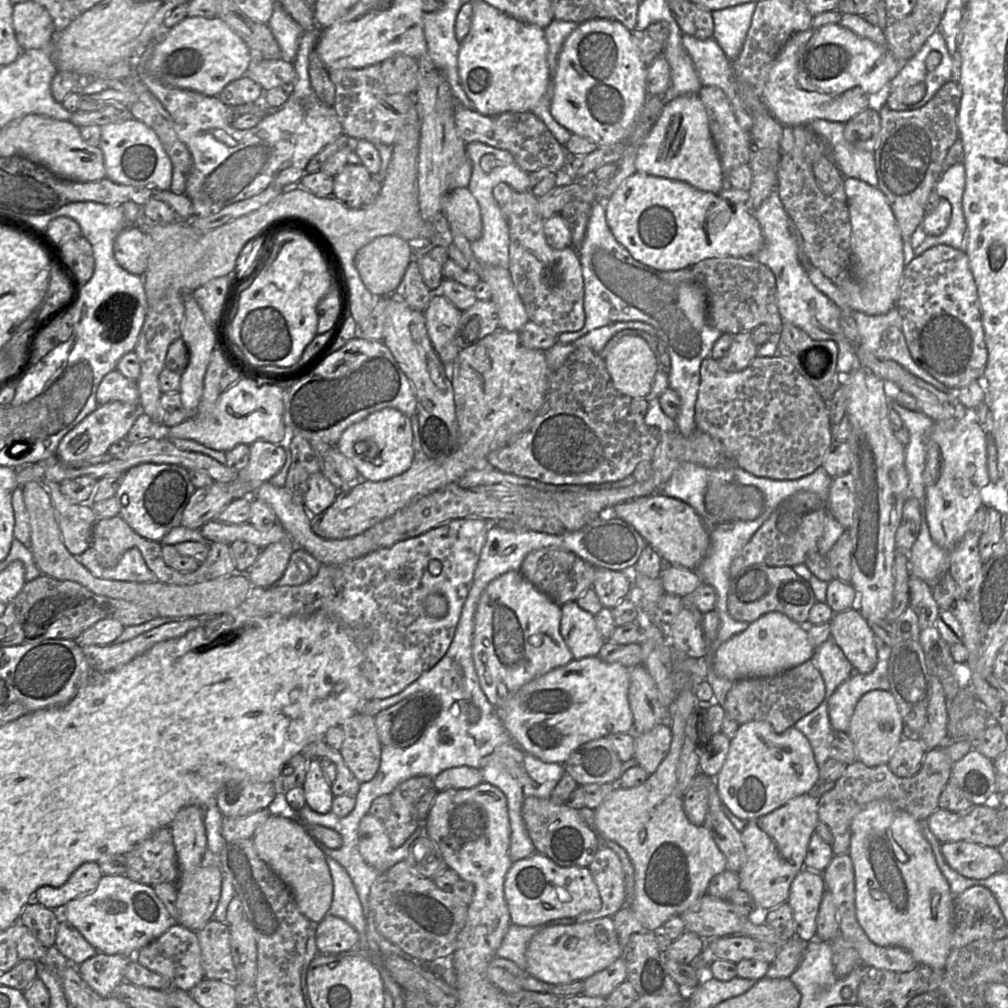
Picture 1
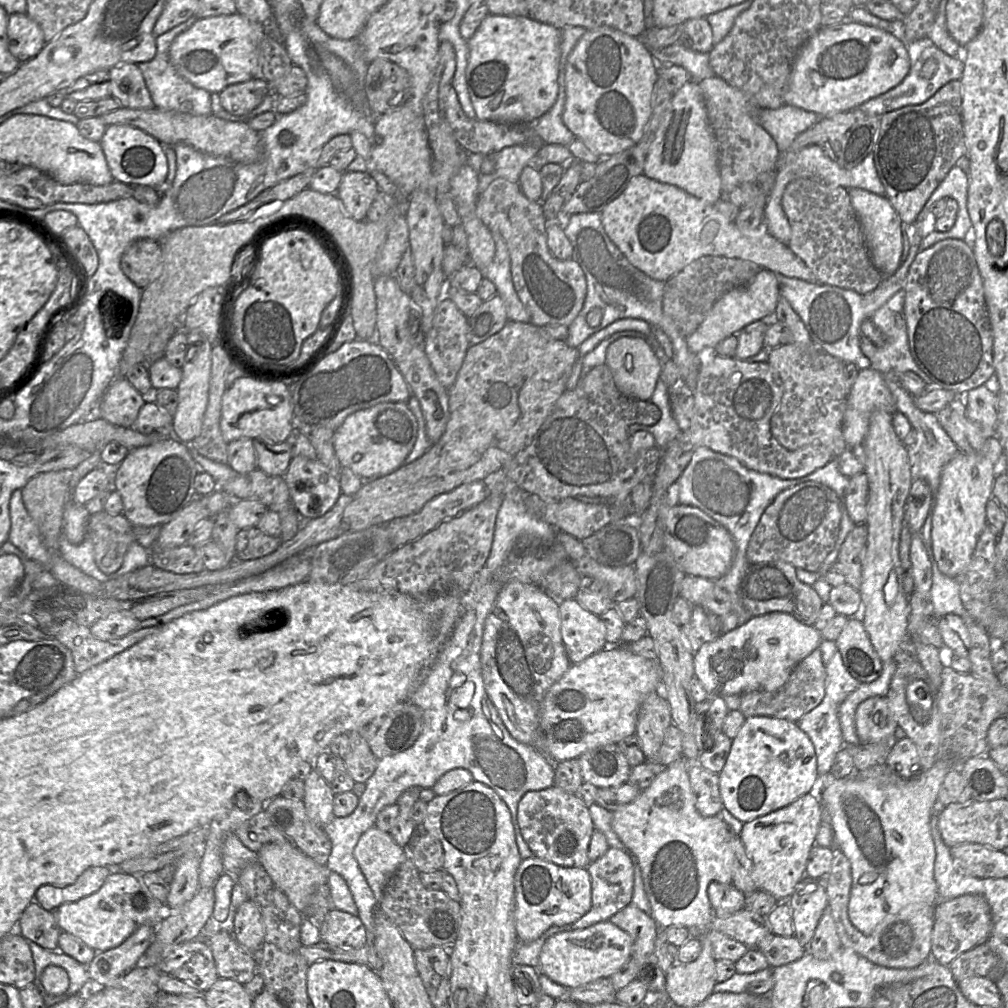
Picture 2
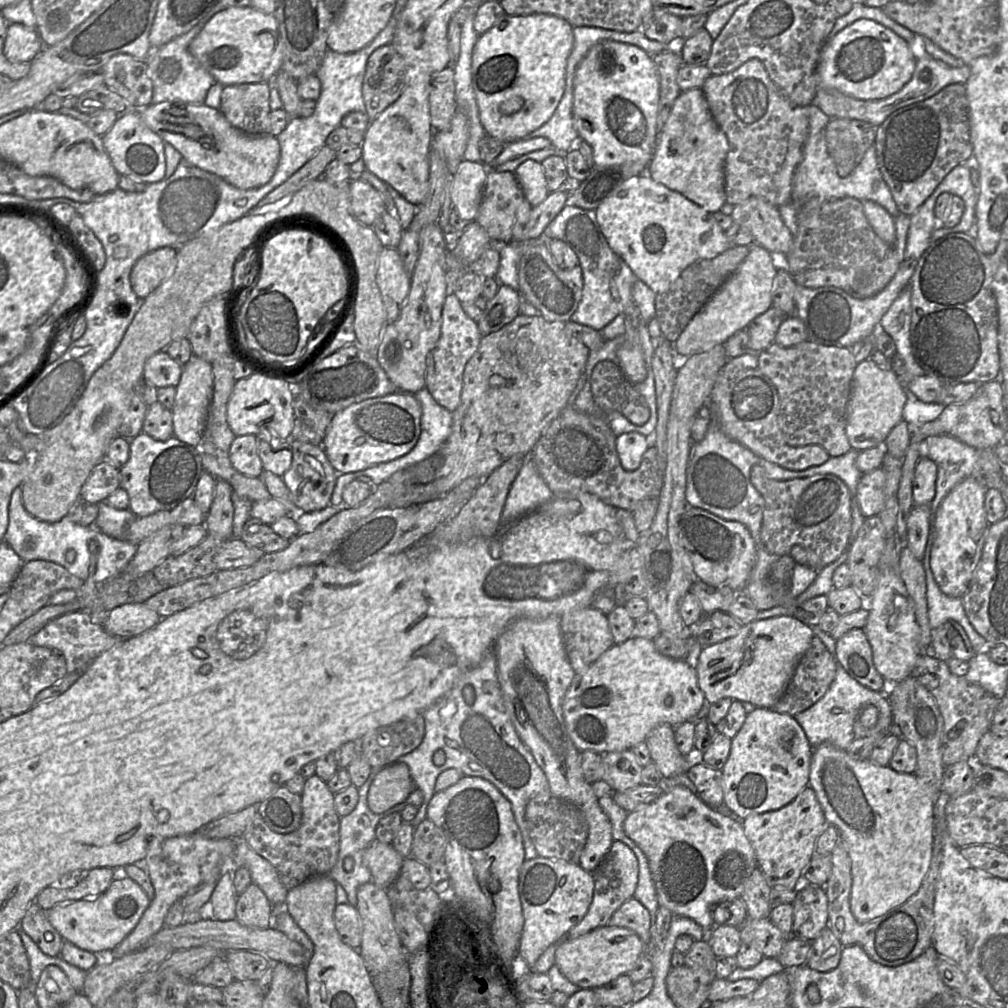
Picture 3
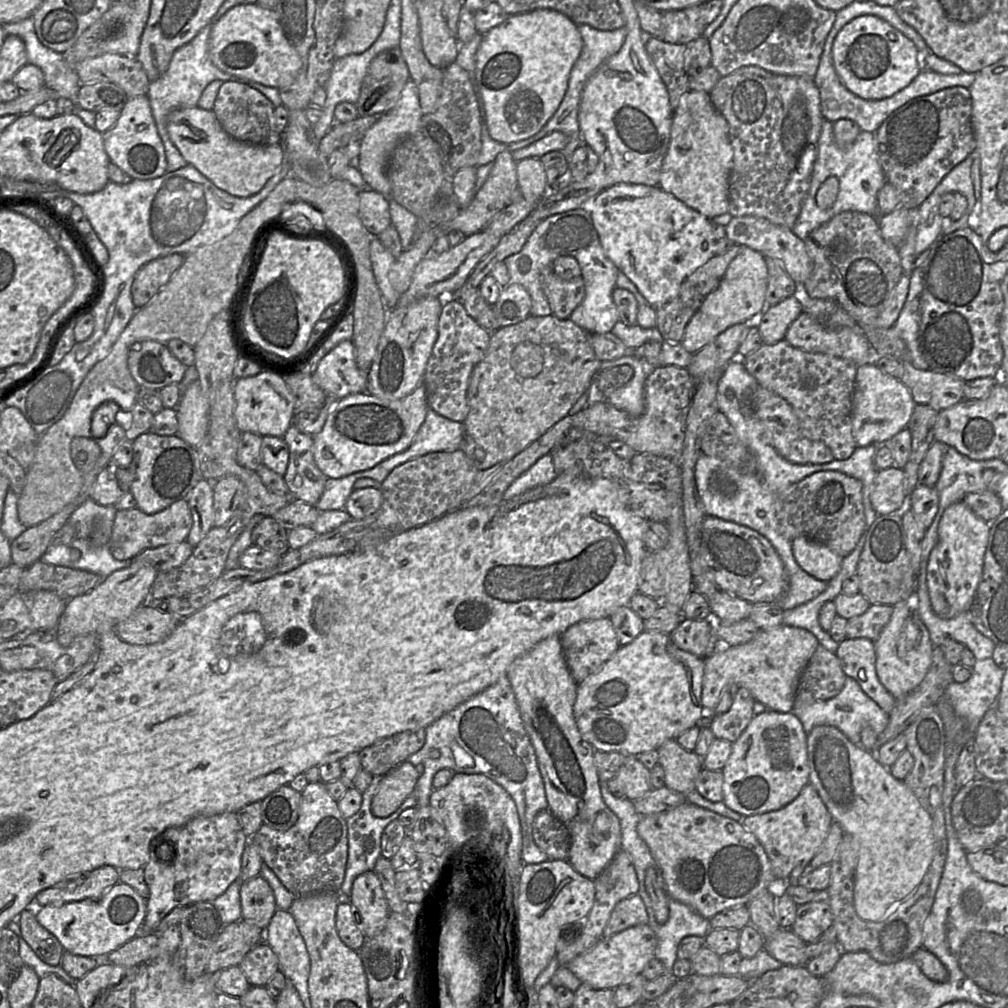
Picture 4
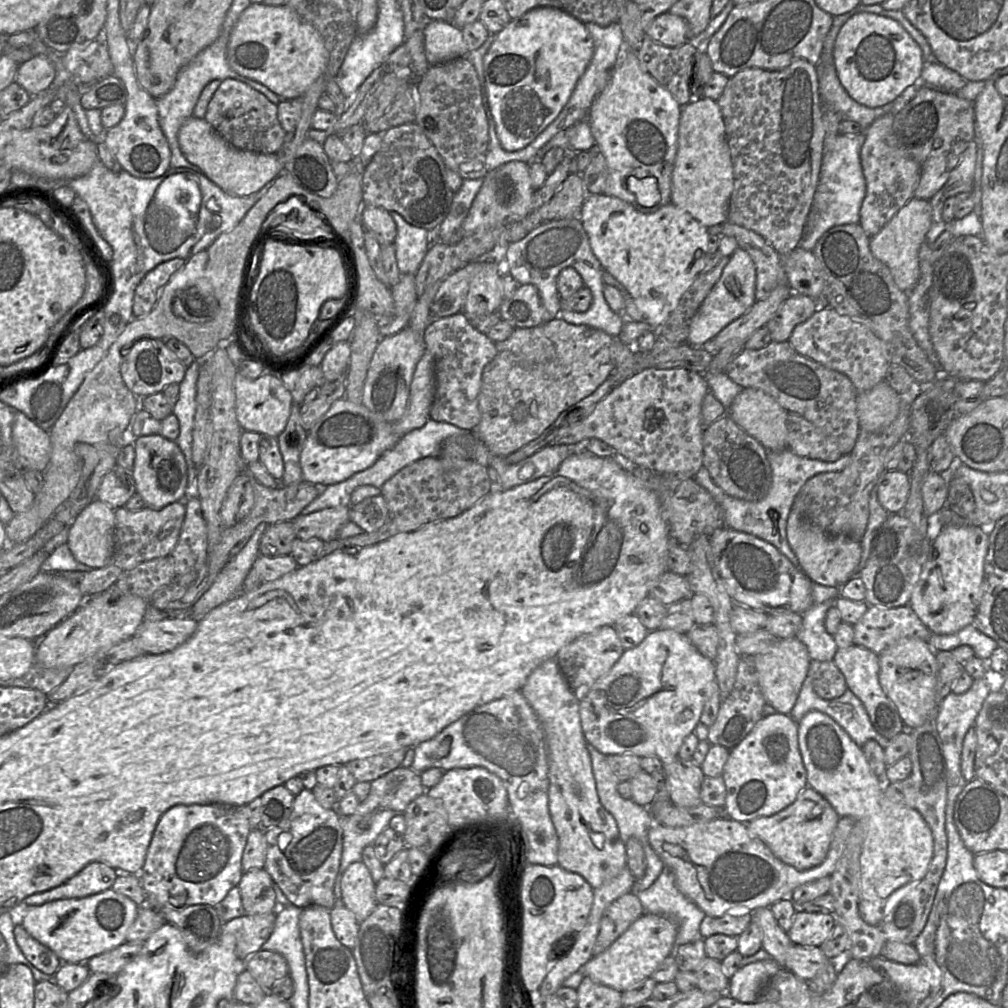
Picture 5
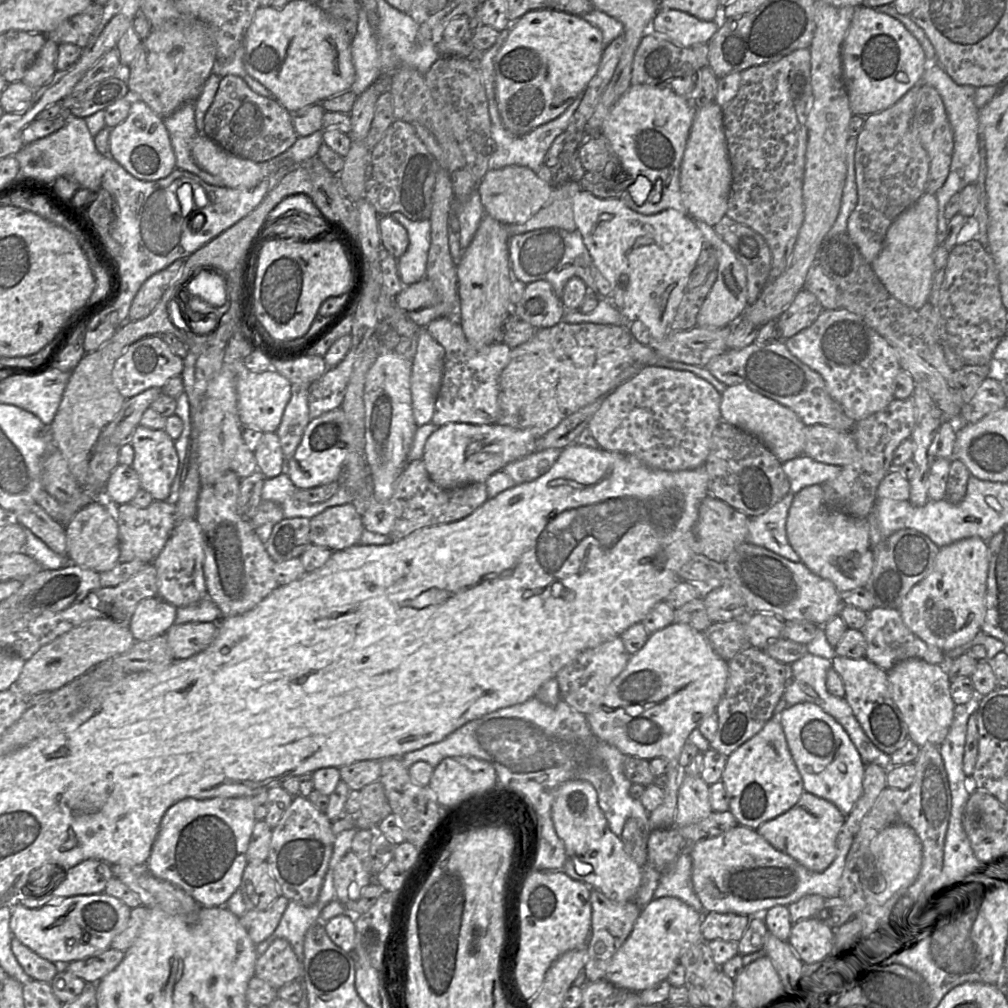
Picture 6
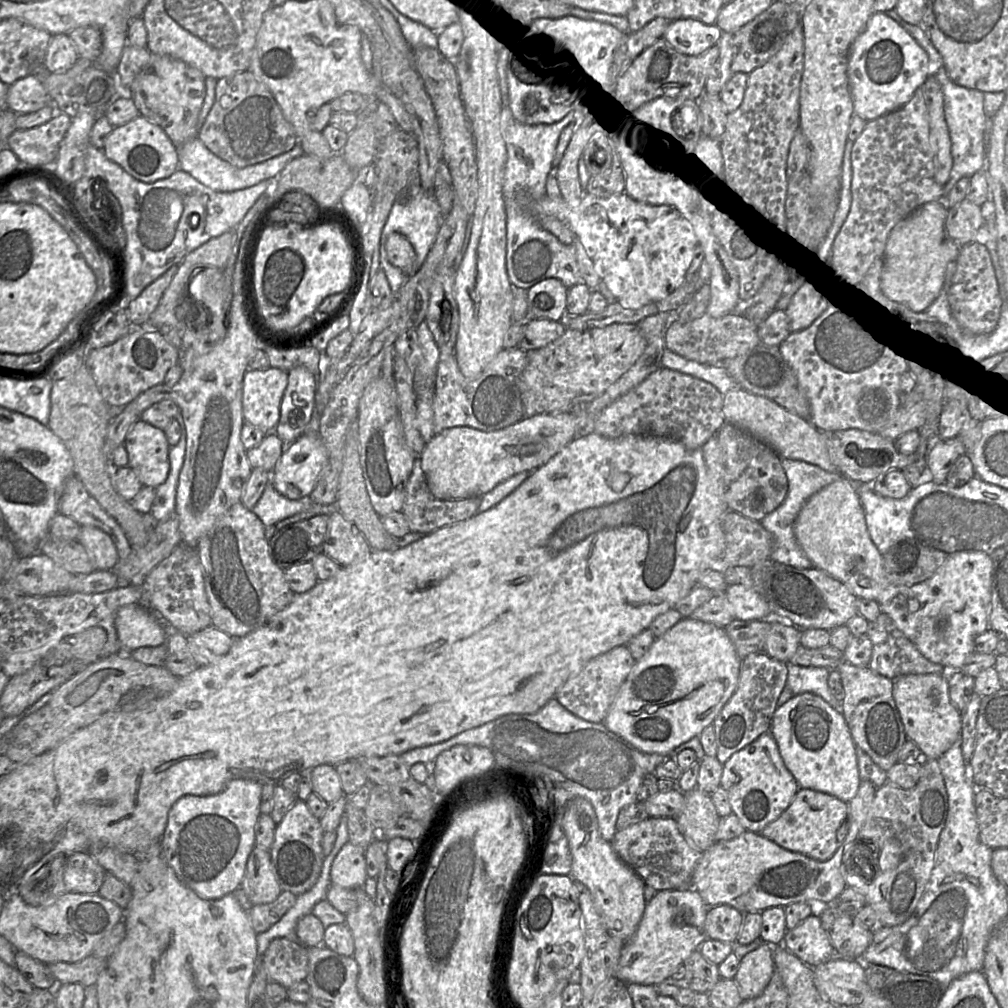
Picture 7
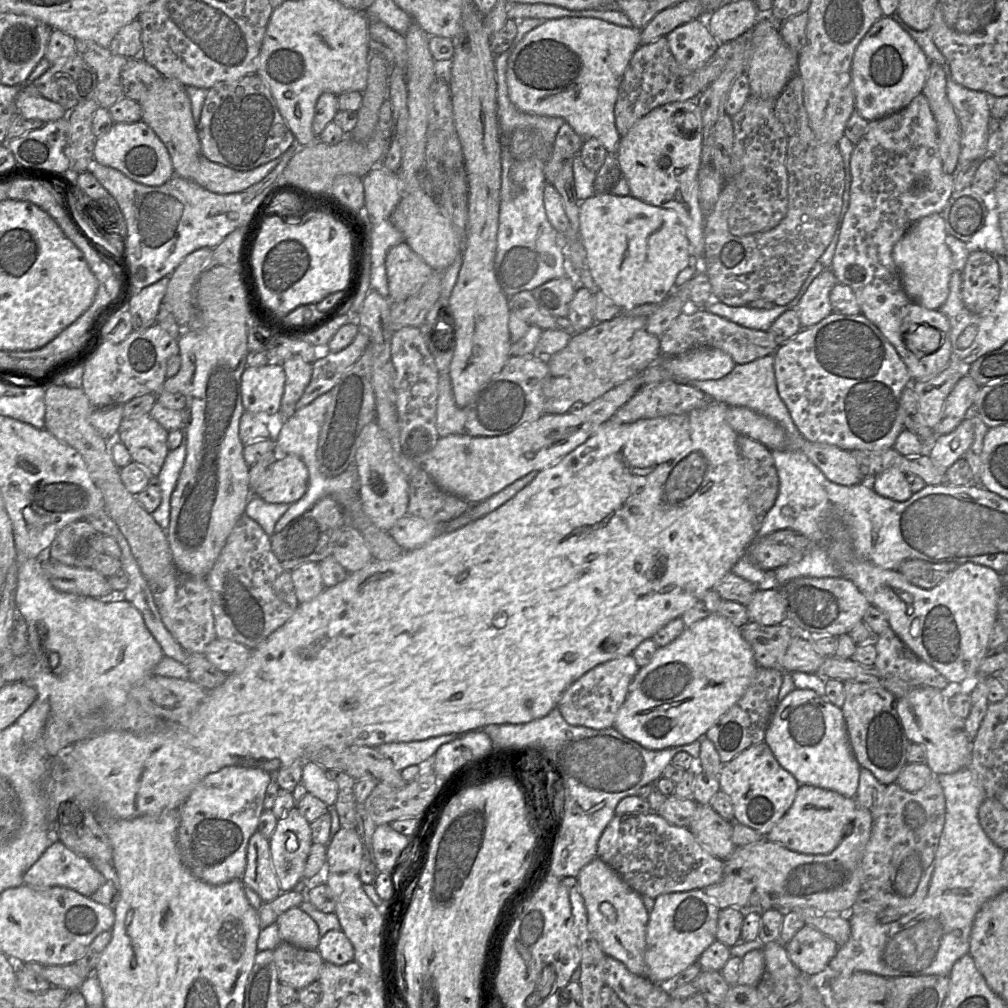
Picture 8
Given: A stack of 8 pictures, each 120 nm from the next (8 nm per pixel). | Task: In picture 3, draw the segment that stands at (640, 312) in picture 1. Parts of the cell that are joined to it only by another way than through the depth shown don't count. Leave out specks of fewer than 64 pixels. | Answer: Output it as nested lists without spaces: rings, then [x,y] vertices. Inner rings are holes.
[[[566,206],[546,227],[542,238],[566,242],[575,251],[583,274],[582,298],[571,321],[601,331],[633,302],[632,286],[639,280],[630,267],[609,246],[595,210]]]

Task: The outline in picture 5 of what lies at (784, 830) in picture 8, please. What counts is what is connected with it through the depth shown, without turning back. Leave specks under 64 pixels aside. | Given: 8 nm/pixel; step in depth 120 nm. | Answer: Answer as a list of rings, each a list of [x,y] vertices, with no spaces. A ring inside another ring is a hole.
[[[805,787],[796,800],[784,810],[772,815],[758,817],[747,825],[749,831],[759,837],[770,848],[775,857],[800,871],[808,870],[820,865],[826,858],[834,831],[840,816],[828,800],[811,787]]]

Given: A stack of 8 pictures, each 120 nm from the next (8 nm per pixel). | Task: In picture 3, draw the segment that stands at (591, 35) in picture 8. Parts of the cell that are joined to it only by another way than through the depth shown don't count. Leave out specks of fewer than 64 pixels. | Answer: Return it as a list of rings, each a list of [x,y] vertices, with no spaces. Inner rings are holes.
[[[506,14],[479,36],[472,55],[472,84],[486,134],[507,144],[526,138],[552,117],[565,91],[573,28],[550,14]]]

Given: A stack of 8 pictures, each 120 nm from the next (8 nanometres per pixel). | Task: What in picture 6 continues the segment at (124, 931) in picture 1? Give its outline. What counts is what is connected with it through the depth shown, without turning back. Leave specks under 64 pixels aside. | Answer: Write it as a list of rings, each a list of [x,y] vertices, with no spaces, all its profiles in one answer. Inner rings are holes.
[[[102,893],[76,895],[48,903],[41,908],[30,909],[21,903],[11,906],[10,930],[12,936],[33,952],[59,965],[84,960],[110,948],[111,942],[127,925],[131,908],[121,900]]]

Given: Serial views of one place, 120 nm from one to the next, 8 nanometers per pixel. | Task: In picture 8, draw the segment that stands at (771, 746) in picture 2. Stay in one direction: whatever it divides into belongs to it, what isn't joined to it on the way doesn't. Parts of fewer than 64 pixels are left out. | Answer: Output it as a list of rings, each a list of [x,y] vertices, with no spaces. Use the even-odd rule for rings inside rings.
[[[765,741],[745,749],[730,762],[724,764],[719,774],[719,783],[720,790],[729,797],[733,805],[734,822],[752,828],[762,836],[766,836],[789,810],[800,786],[795,777],[778,763]]]

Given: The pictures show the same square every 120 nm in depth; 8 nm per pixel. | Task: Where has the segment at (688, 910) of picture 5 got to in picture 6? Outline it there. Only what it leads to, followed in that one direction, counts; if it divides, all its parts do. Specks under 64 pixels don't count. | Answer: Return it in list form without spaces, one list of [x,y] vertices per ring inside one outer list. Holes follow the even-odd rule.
[[[690,846],[679,854],[674,864],[661,874],[653,899],[674,897],[702,912],[701,902],[692,886],[692,858]]]

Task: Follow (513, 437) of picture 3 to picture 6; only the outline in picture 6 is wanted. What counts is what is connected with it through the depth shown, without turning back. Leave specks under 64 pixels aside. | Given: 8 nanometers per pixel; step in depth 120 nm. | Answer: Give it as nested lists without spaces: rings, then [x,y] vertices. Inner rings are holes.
[[[559,322],[558,324],[549,328],[540,328],[535,335],[527,342],[511,349],[510,361],[500,374],[499,385],[499,406],[500,414],[497,420],[499,425],[507,425],[515,428],[529,429],[536,438],[542,437],[551,429],[555,428],[562,420],[569,415],[577,412],[581,408],[591,404],[596,399],[606,394],[614,387],[614,381],[627,367],[633,364],[633,359],[630,354],[630,342],[632,334],[627,325],[610,325],[610,324],[594,324],[594,323],[578,323],[569,324],[566,322]]]

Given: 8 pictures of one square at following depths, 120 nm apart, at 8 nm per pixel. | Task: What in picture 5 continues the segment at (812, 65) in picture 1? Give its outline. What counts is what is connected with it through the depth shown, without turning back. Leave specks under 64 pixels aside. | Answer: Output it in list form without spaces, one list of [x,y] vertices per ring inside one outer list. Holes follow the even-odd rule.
[[[870,12],[851,16],[840,29],[833,50],[837,75],[856,102],[880,107],[896,99],[908,86],[920,83],[923,52],[897,21]]]

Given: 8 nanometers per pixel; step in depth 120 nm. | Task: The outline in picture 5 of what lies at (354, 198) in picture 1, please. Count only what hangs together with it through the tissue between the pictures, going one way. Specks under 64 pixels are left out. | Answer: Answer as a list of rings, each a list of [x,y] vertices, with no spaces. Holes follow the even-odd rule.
[[[363,205],[360,221],[364,229],[371,232],[381,246],[394,244],[397,228],[388,211],[380,207]]]

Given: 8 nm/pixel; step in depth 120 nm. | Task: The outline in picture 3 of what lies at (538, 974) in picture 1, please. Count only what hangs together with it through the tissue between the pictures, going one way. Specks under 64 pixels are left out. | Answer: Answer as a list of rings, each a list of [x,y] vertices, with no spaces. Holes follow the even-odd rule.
[[[606,925],[563,942],[556,949],[555,964],[571,983],[580,988],[595,989],[627,974],[643,954],[645,945],[634,931]]]

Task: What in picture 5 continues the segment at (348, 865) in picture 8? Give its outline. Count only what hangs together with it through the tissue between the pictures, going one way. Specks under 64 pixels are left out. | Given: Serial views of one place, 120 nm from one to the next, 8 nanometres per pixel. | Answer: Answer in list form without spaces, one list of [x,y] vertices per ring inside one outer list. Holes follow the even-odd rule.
[[[362,861],[348,866],[341,879],[341,899],[344,906],[363,922],[377,906],[375,885],[370,871]]]

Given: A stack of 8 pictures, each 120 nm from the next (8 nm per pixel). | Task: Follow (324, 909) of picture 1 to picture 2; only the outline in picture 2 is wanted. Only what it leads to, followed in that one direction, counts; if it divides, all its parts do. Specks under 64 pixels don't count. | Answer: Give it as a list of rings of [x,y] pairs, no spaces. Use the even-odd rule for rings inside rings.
[[[291,841],[286,843],[267,843],[257,852],[258,862],[267,871],[275,885],[283,891],[294,907],[303,915],[309,896],[314,890],[328,883],[329,870],[304,854]]]

